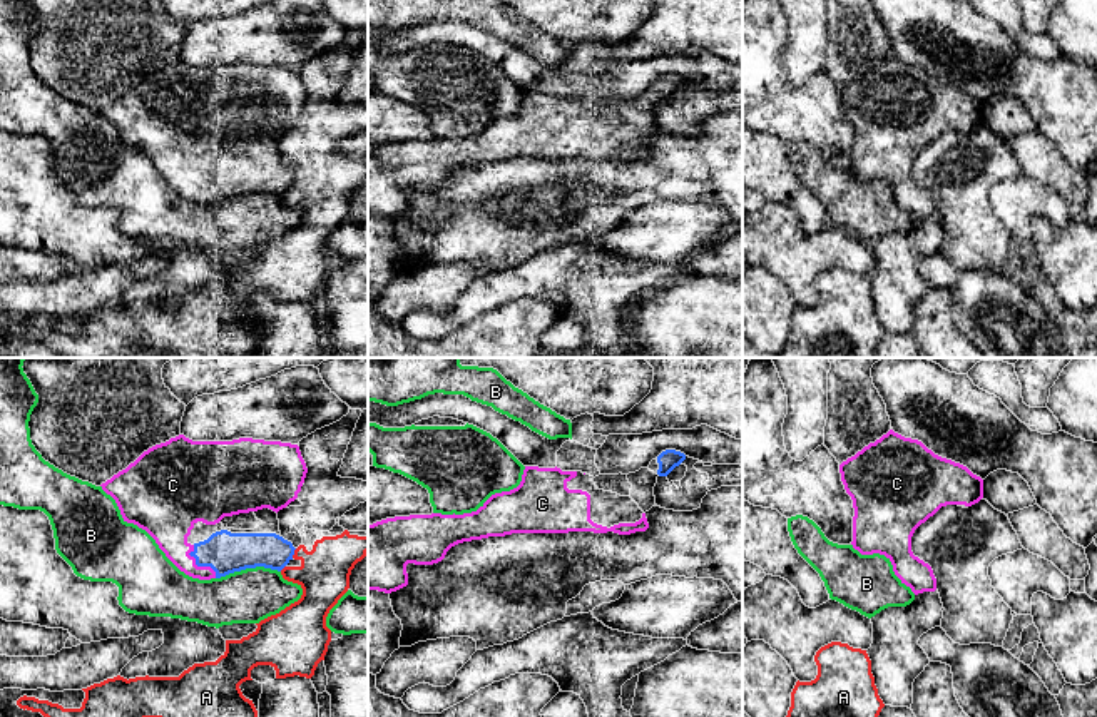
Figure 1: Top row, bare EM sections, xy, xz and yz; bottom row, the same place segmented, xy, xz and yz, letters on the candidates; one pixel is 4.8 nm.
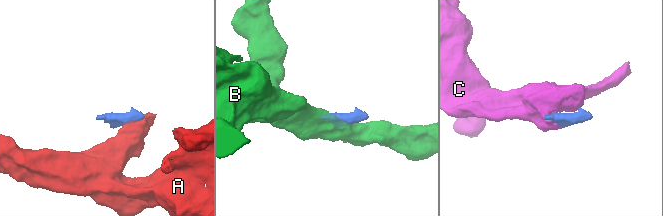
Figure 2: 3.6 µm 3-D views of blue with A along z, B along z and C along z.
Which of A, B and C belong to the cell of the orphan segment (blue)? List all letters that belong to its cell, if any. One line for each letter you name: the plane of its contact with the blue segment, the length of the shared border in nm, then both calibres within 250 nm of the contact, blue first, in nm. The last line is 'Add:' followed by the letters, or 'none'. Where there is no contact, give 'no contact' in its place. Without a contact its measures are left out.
C: contact in xy; length 200 nm; calibres 200 and 220 nm
Add: C

